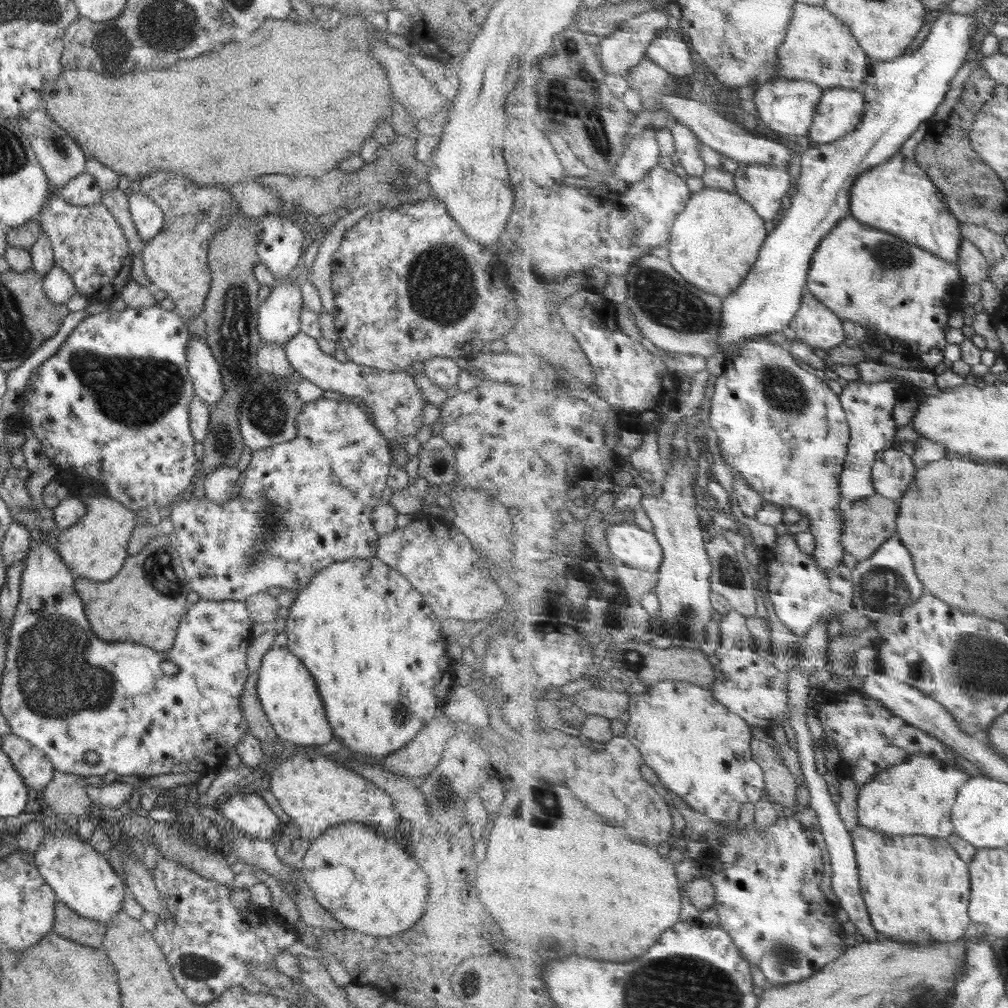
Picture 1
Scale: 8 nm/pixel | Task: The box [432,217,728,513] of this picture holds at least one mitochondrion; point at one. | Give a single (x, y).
(672, 304)

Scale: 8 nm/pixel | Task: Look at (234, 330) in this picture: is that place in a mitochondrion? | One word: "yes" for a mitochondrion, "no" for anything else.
yes

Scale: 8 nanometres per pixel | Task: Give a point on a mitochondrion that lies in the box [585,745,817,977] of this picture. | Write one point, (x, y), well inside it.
(785, 953)

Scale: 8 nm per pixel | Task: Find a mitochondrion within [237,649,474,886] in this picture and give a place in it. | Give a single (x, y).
(402, 712)

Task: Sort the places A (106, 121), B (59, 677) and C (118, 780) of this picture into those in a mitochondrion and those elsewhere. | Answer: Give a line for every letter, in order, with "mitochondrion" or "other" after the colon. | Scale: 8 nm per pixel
A: other
B: mitochondrion
C: other

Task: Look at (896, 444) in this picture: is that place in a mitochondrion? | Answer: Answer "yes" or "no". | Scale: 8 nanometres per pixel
no

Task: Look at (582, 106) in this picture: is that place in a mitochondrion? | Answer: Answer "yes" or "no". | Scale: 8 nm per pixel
yes

